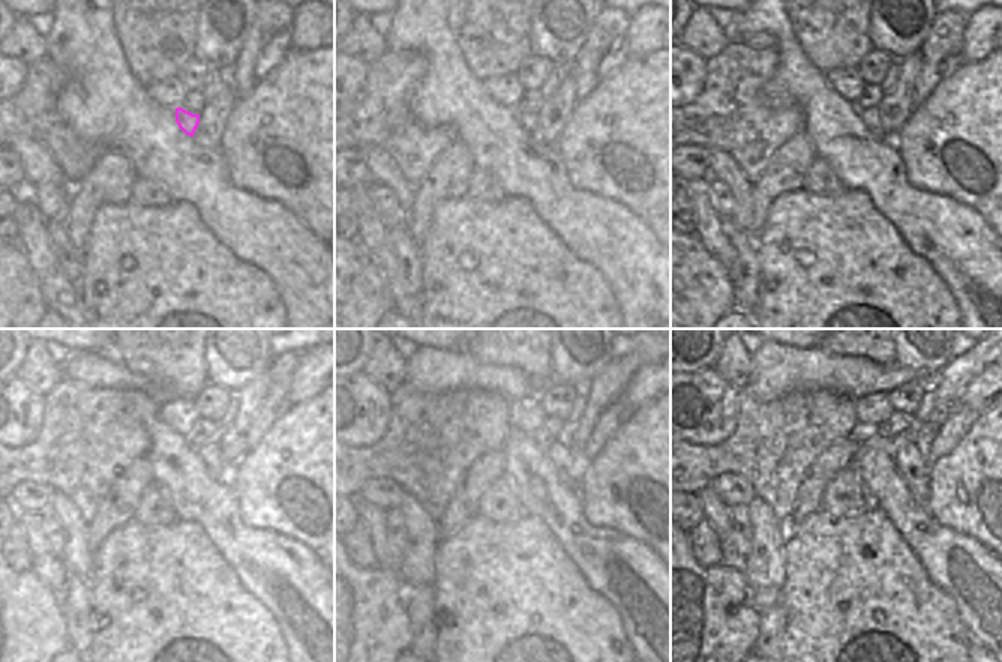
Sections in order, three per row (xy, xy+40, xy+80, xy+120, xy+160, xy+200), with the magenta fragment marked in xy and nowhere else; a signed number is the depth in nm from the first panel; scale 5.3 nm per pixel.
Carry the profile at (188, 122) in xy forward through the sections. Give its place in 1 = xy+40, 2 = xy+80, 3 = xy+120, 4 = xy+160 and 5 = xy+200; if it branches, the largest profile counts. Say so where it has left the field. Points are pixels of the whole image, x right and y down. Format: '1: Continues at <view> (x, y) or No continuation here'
1: Continues at xy+40 (530, 122)
2: Continues at xy+80 (870, 117)
3: Continues at xy+120 (210, 454)
4: Continues at xy+160 (572, 464)
5: Continues at xy+200 (912, 461)

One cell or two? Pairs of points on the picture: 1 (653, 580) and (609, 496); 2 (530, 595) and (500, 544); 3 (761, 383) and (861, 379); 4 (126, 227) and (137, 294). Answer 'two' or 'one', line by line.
1: two
2: one
3: one
4: one

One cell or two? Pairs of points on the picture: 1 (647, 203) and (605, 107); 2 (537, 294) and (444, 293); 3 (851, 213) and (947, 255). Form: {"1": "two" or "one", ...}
{"1": "one", "2": "one", "3": "two"}

